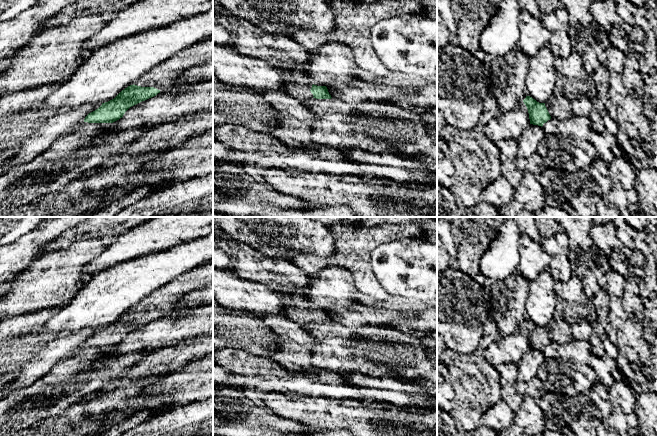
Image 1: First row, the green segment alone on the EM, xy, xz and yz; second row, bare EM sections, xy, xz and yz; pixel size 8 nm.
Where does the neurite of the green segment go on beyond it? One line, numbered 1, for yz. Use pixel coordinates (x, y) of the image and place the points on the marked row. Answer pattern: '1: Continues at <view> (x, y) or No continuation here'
1: No continuation here

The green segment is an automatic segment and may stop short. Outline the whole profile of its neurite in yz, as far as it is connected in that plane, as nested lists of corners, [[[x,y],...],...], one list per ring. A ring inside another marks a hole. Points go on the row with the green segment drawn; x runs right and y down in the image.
[[[526,96],[523,100],[529,113],[530,124],[543,126],[551,116],[545,106],[545,103],[539,103],[530,96]]]

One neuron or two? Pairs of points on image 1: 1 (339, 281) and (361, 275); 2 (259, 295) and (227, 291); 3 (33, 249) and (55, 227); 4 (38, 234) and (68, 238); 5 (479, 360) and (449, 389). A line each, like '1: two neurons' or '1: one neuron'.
1: two neurons
2: one neuron
3: one neuron
4: two neurons
5: one neuron

